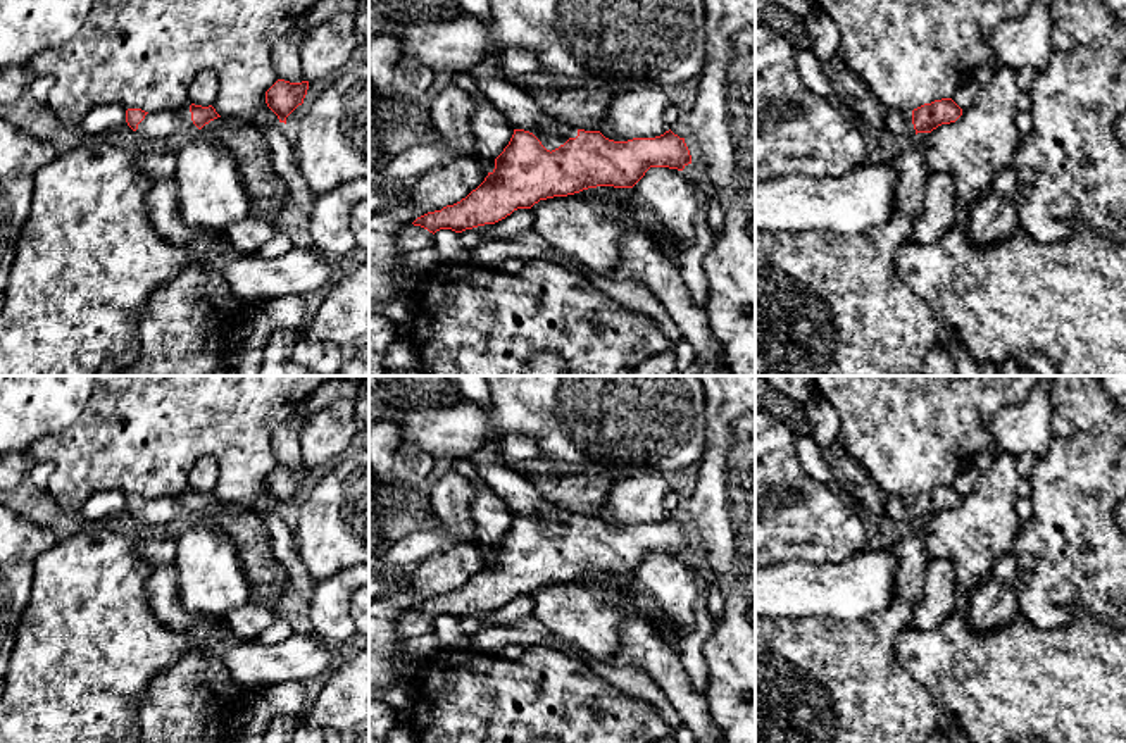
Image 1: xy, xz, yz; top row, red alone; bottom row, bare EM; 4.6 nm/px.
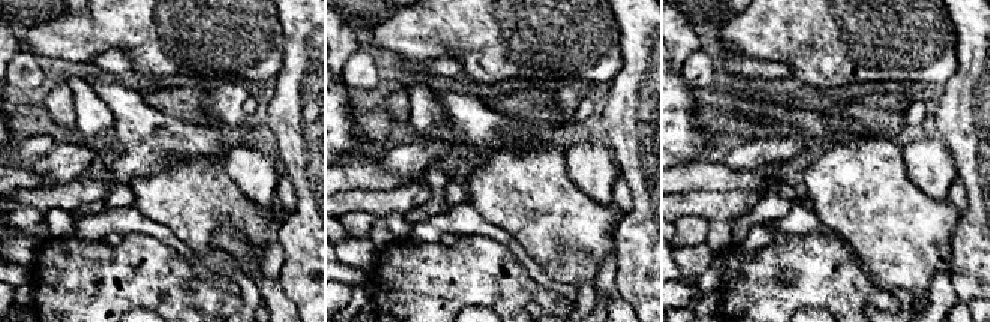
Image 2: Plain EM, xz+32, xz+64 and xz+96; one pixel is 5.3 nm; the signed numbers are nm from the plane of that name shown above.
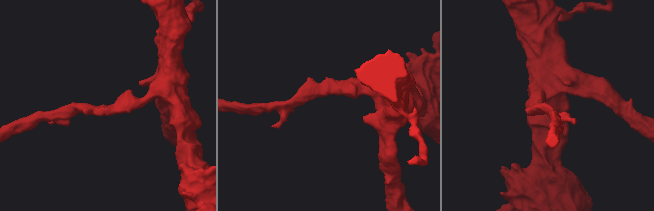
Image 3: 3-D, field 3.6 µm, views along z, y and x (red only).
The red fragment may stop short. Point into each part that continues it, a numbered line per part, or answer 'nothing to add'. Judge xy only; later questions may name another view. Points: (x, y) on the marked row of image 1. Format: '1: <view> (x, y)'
1: xy (164, 126)

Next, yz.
1: yz (899, 126)

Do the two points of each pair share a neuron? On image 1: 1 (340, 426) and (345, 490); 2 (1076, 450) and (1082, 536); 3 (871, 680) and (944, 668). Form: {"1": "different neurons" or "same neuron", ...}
{"1": "different neurons", "2": "same neuron", "3": "different neurons"}

